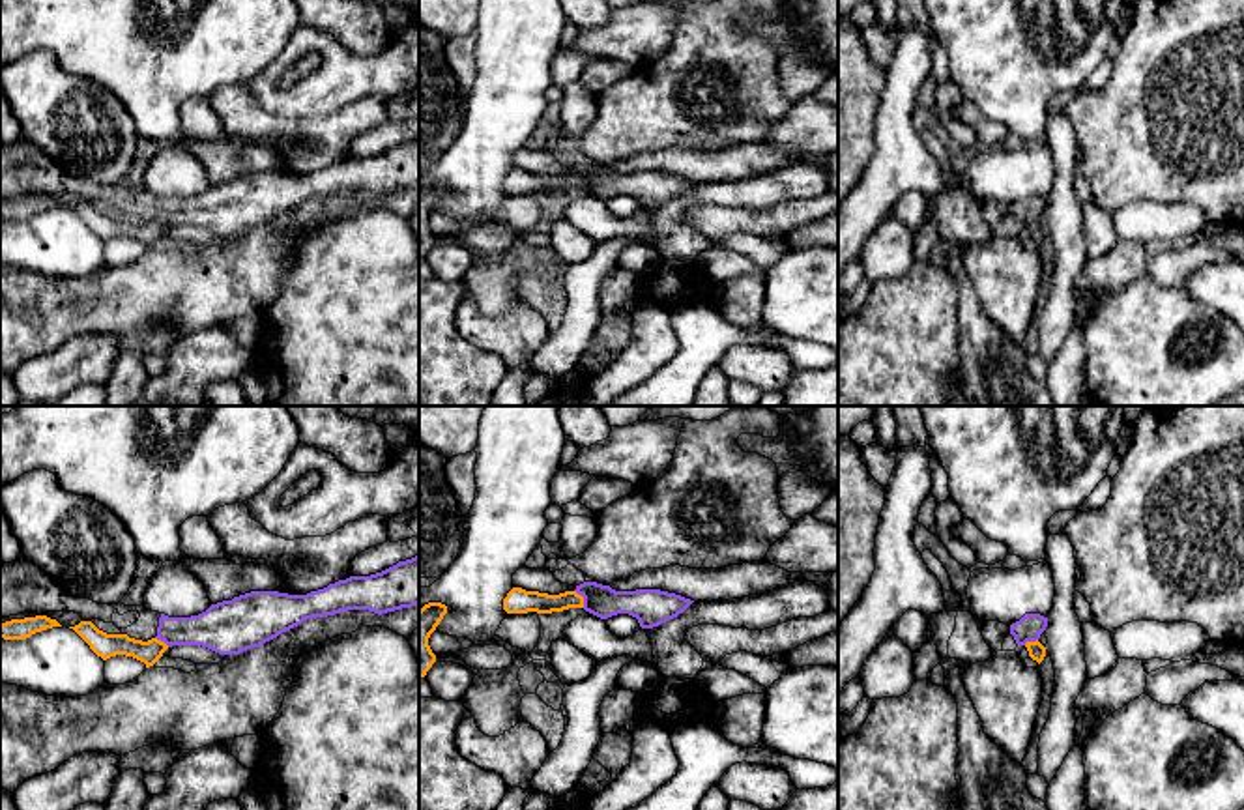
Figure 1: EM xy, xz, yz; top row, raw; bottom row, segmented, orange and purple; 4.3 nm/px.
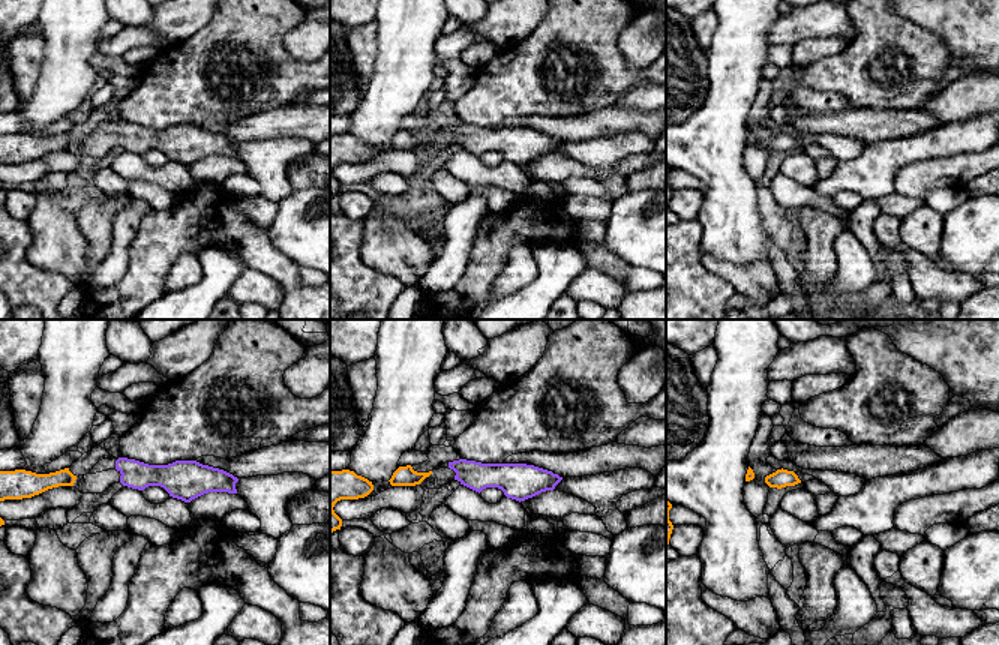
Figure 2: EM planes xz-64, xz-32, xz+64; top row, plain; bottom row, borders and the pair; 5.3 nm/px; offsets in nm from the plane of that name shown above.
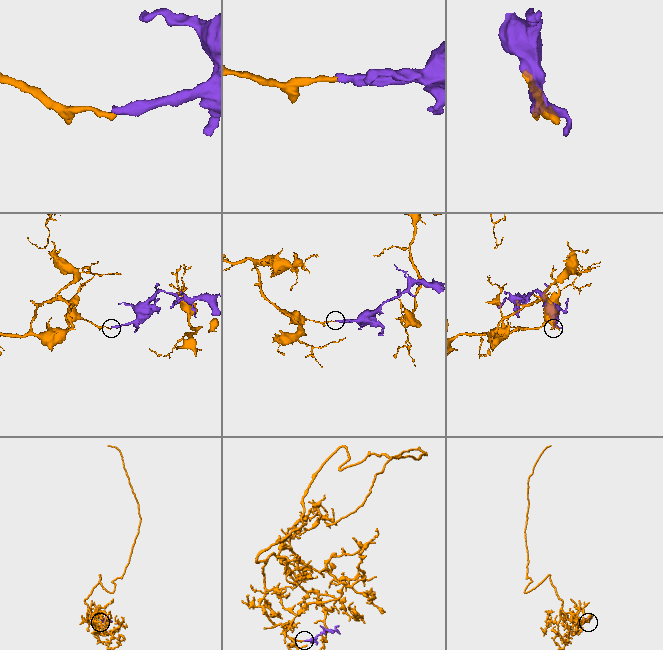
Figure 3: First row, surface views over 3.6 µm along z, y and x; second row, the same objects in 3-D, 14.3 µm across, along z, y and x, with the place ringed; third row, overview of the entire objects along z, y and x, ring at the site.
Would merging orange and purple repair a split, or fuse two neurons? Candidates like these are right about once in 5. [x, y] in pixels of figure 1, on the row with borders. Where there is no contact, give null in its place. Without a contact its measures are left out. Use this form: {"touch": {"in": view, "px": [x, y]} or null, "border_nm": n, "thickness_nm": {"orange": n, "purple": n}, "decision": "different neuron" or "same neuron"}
{"touch": {"in": "xz", "px": [582, 599]}, "border_nm": 90, "thickness_nm": {"orange": 100, "purple": 140}, "decision": "different neuron"}

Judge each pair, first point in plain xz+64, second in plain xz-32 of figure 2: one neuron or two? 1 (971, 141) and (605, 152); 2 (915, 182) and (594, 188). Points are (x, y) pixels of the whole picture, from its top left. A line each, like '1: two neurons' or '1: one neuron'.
1: one neuron
2: two neurons

